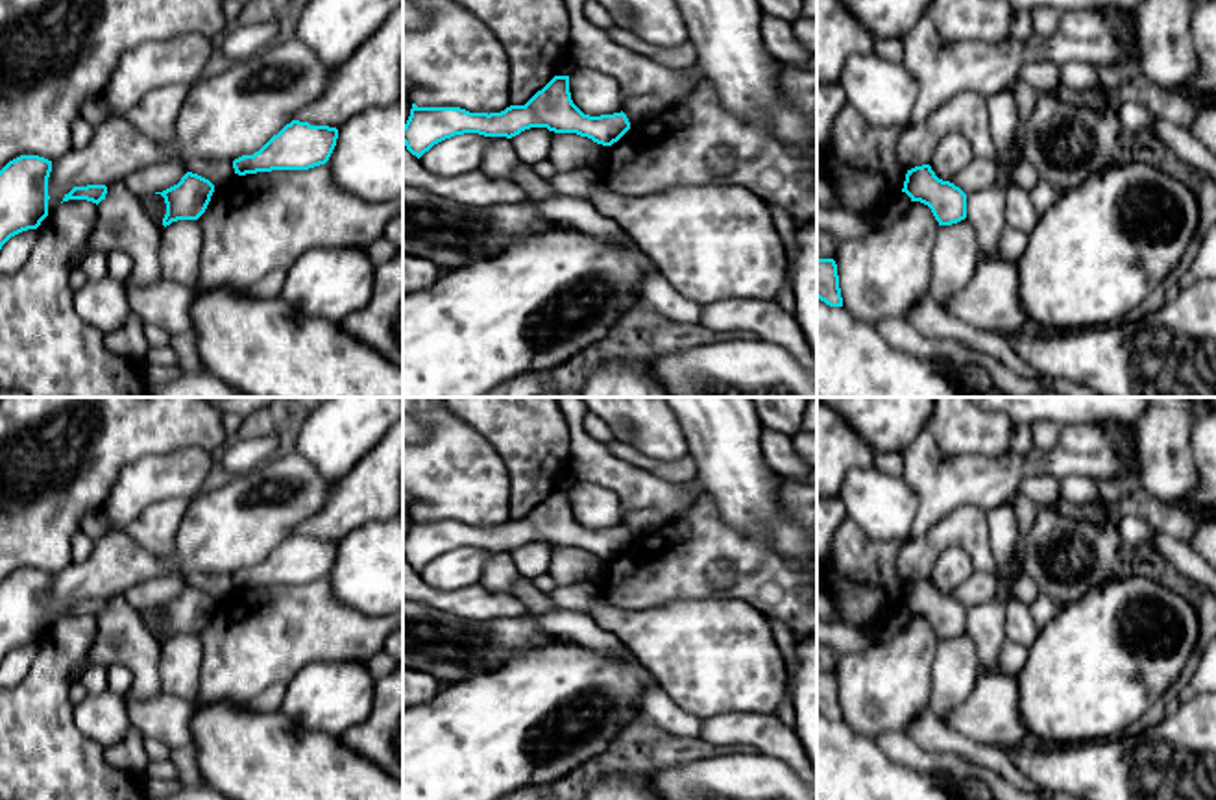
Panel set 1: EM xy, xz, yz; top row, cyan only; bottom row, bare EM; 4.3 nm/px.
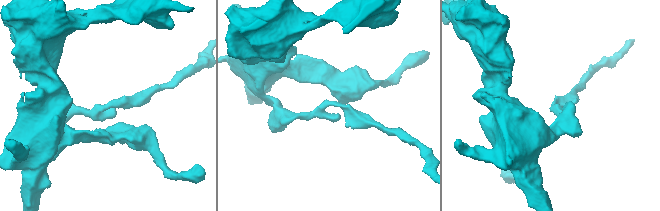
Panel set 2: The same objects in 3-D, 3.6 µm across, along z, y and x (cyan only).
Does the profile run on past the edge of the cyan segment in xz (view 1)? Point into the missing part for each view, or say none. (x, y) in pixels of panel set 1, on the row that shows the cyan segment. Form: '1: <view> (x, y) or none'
1: none

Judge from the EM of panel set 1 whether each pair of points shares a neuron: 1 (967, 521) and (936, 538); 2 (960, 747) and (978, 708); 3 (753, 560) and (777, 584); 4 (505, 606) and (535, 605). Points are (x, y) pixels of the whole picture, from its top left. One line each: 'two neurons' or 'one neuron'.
1: one neuron
2: two neurons
3: one neuron
4: two neurons

